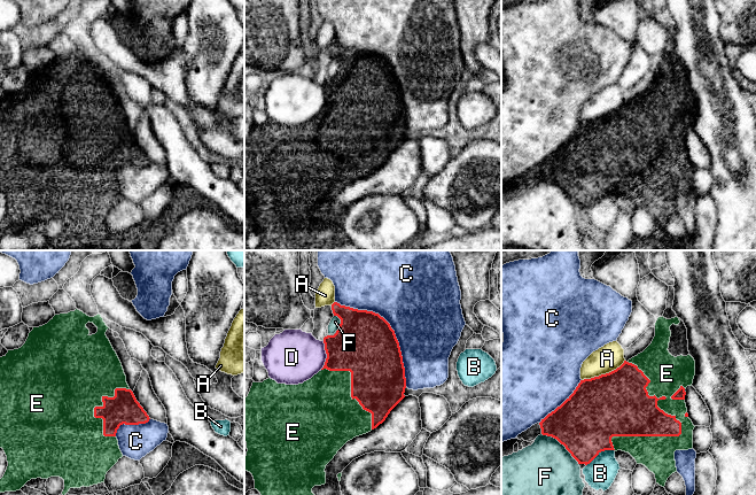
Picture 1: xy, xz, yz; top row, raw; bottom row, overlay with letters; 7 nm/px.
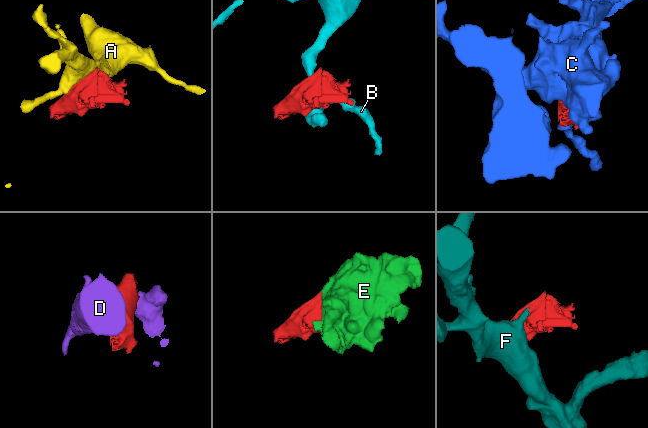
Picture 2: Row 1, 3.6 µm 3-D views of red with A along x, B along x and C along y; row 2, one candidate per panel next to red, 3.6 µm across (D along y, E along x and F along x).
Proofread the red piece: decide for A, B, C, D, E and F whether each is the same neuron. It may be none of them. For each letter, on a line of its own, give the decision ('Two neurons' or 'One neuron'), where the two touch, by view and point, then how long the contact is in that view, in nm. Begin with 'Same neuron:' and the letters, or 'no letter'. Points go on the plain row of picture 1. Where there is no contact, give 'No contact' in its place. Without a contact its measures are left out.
Same neuron: E
A: Two neurons. Touches red at yz (603, 117). Shared border 340 nm
B: Two neurons. Touches red at yz (600, 194). Shared border 240 nm
C: Two neurons. Touches red at xz (391, 71). Shared border 800 nm
D: Two neurons. Touches red at xz (327, 98). Shared border 200 nm
E: One neuron. Touches red at yz (656, 140). Shared border 650 nm
F: Two neurons. Touches red at yz (562, 186). Shared border 340 nm

